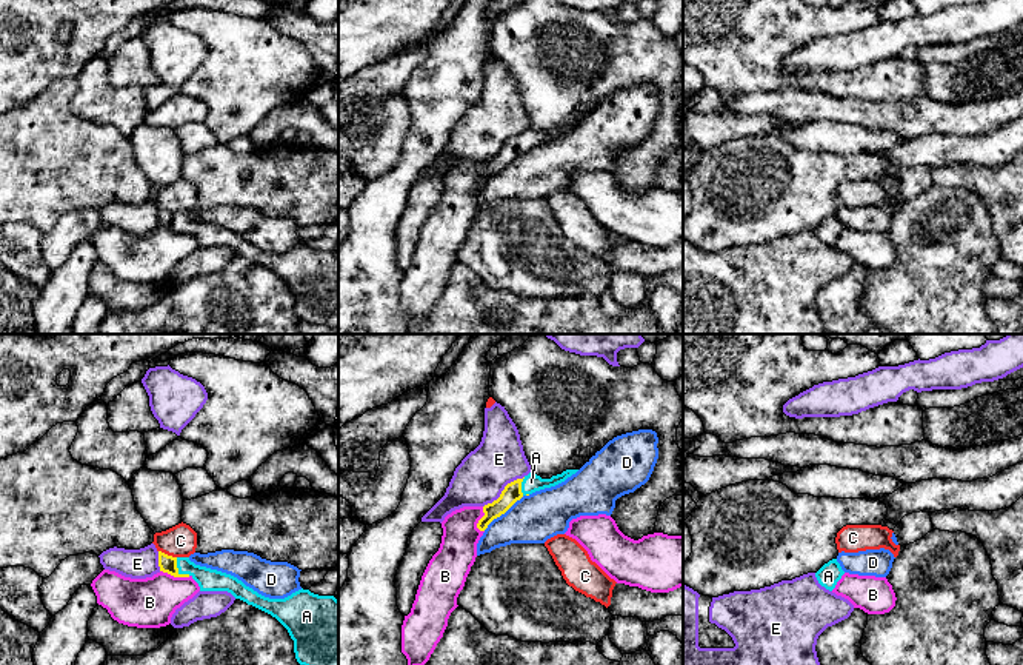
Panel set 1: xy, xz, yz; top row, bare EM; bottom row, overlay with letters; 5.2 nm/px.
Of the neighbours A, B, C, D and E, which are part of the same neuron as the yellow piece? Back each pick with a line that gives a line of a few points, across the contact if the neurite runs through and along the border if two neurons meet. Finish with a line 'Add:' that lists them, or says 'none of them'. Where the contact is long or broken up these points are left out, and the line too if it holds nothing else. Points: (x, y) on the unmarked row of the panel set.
A: line xy (168, 219), (177, 225), (194, 225), (208, 234)
Add: A

